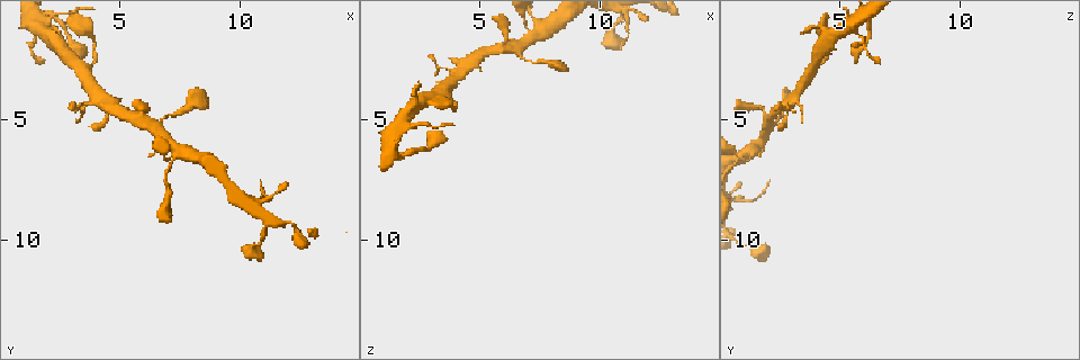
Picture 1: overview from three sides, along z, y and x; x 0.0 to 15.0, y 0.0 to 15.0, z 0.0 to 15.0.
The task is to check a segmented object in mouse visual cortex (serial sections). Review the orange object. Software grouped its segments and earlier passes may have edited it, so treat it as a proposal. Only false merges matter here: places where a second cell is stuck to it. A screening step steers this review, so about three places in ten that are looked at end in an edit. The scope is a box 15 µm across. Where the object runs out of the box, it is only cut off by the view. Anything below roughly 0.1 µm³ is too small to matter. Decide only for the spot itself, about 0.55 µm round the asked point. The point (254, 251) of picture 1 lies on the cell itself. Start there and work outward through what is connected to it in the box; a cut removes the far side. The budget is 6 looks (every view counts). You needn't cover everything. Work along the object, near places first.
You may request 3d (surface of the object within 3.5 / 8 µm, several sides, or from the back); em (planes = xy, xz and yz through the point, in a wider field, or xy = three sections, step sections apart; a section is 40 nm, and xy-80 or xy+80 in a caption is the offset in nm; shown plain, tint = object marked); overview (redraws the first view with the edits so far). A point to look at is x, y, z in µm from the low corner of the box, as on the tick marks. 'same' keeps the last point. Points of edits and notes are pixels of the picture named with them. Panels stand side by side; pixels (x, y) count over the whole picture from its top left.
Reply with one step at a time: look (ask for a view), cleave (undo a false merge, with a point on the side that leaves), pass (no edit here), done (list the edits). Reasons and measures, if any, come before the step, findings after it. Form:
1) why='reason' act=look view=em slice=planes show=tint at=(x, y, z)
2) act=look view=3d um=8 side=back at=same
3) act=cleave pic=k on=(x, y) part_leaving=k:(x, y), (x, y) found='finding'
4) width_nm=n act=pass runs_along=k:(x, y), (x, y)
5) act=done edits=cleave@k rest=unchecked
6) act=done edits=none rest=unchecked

why='two arms at a narrow angle' act=look view=3d um=8 side=back at=(7.5, 6.4, 1.0)

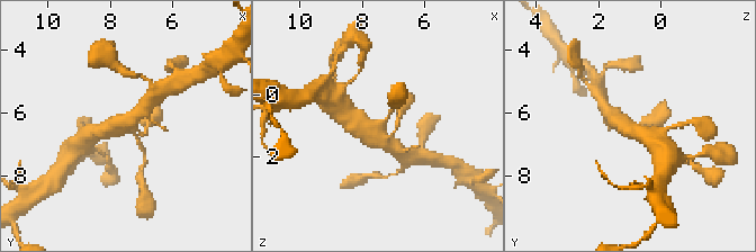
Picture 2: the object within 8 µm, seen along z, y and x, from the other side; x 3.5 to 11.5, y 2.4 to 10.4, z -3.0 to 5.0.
why='zoom in' act=look view=3d um=3.5 at=(7.5, 6.5, 1.0)

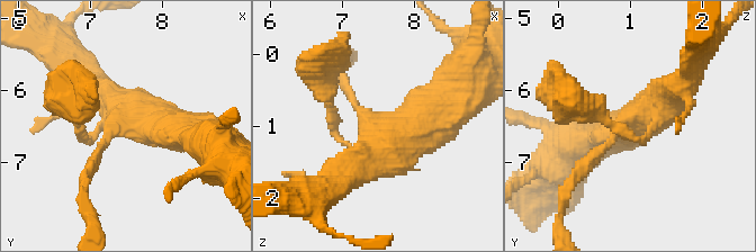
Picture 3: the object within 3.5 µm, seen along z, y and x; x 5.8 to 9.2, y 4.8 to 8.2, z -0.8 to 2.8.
arms=4 arm_widths_nm=150,150,450,500 act=look view=em slice=xy step=3 show=tint at=(7.50, 6.45, 1.00)

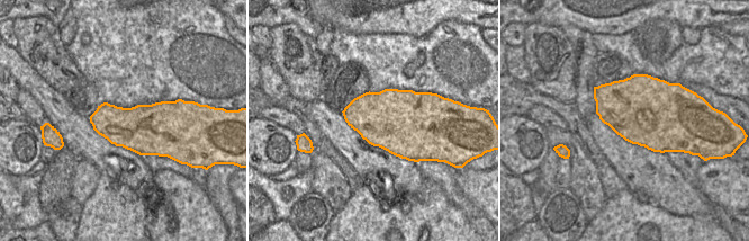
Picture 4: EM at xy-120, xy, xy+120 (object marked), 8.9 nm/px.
act=pass runs_along=3:(455, 96), (340, 179) found='all the same cell'

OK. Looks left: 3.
why='sudden change in width' act=look view=3d um=8 side=back at=(6.0, 4.6, 1.9)

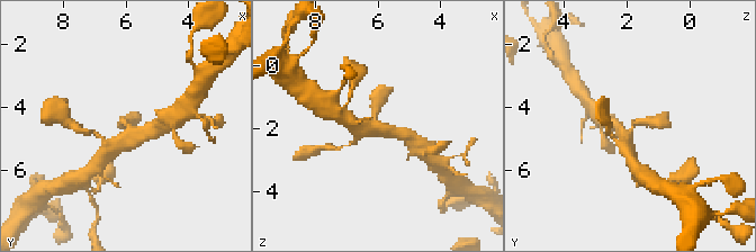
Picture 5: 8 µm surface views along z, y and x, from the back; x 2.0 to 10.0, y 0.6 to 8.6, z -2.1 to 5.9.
arms=3 arm_widths_nm=350,400,400 why='need the tissue' act=look view=em slice=xy step=3 show=tint at=(6.0, 4.6, 1.8)

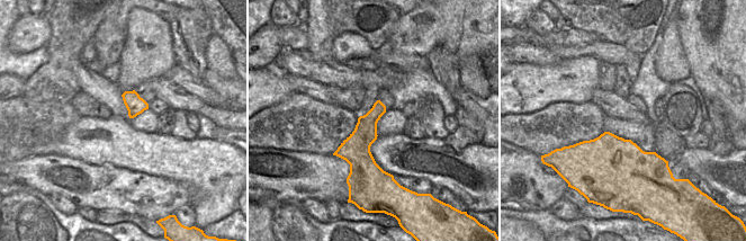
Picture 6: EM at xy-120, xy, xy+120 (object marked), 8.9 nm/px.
act=pass runs_along=6:(378, 104), (363, 135), (365, 179) found='one cell here'

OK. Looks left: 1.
act=done edits=none rest=unchecked

